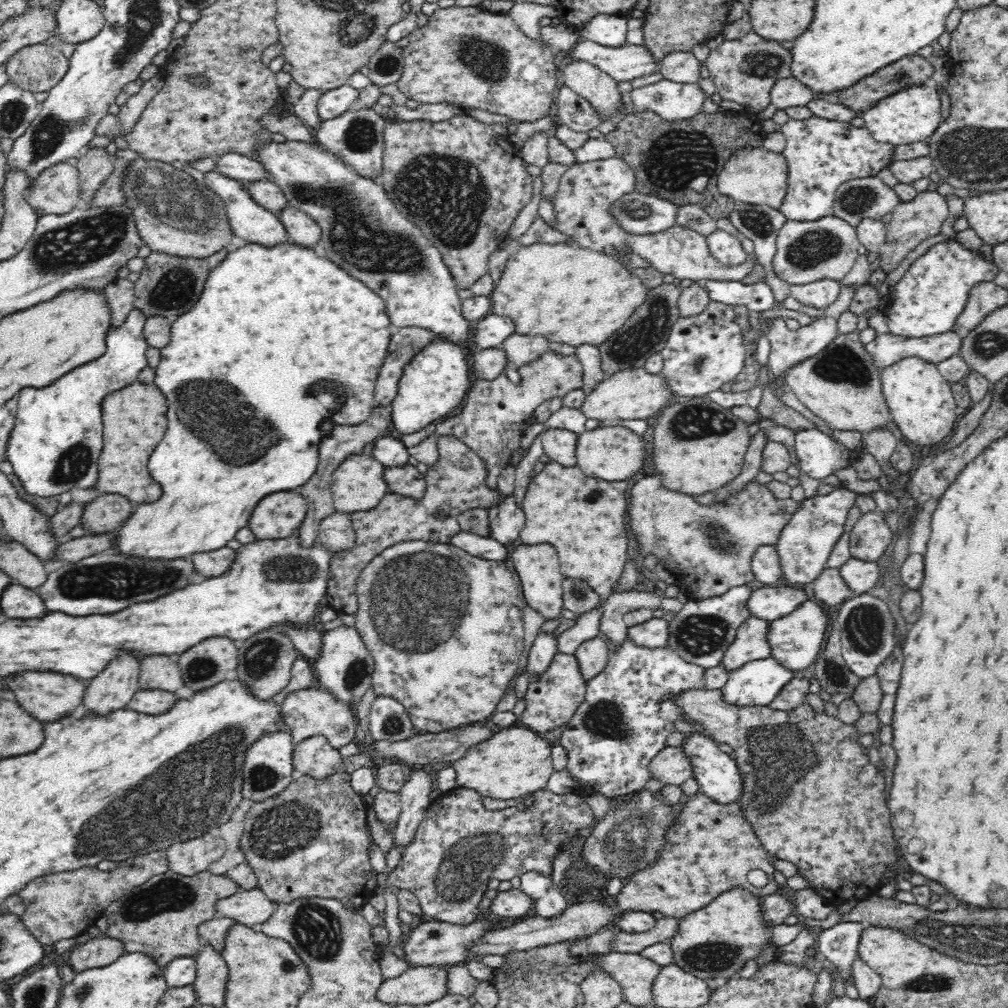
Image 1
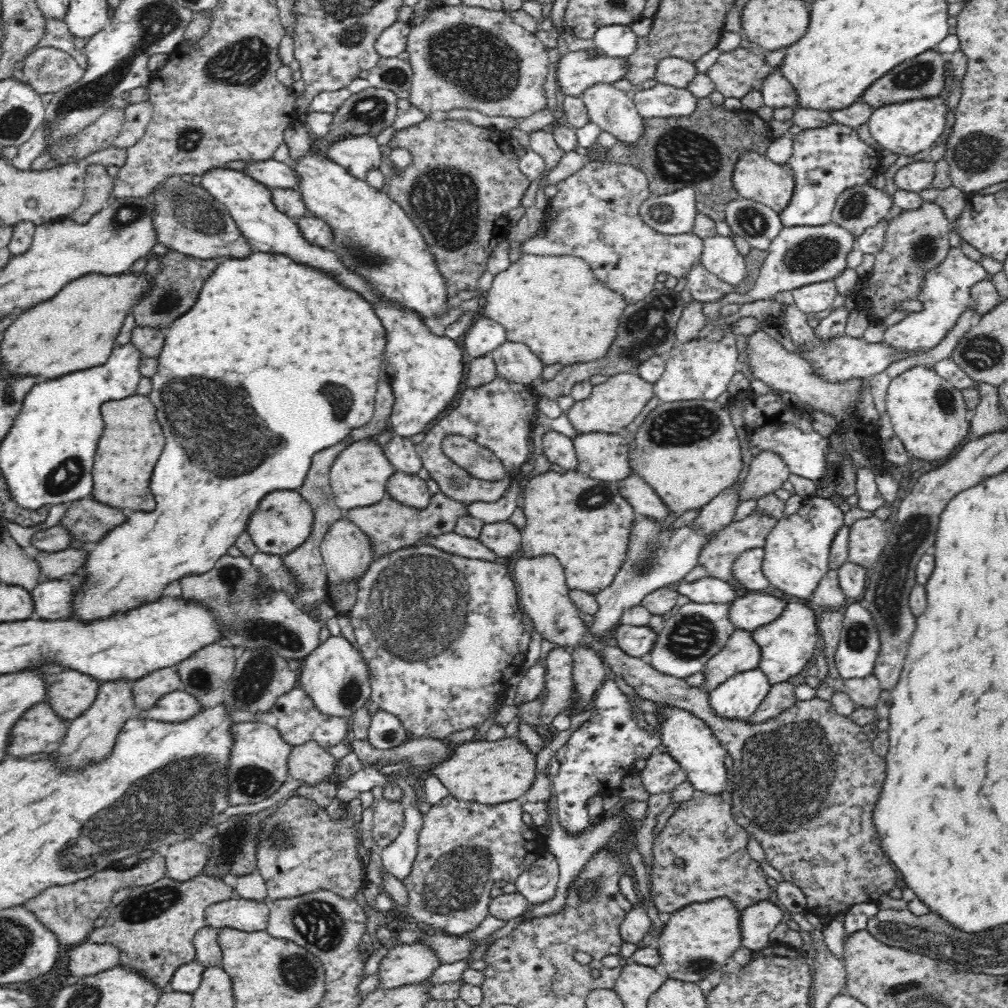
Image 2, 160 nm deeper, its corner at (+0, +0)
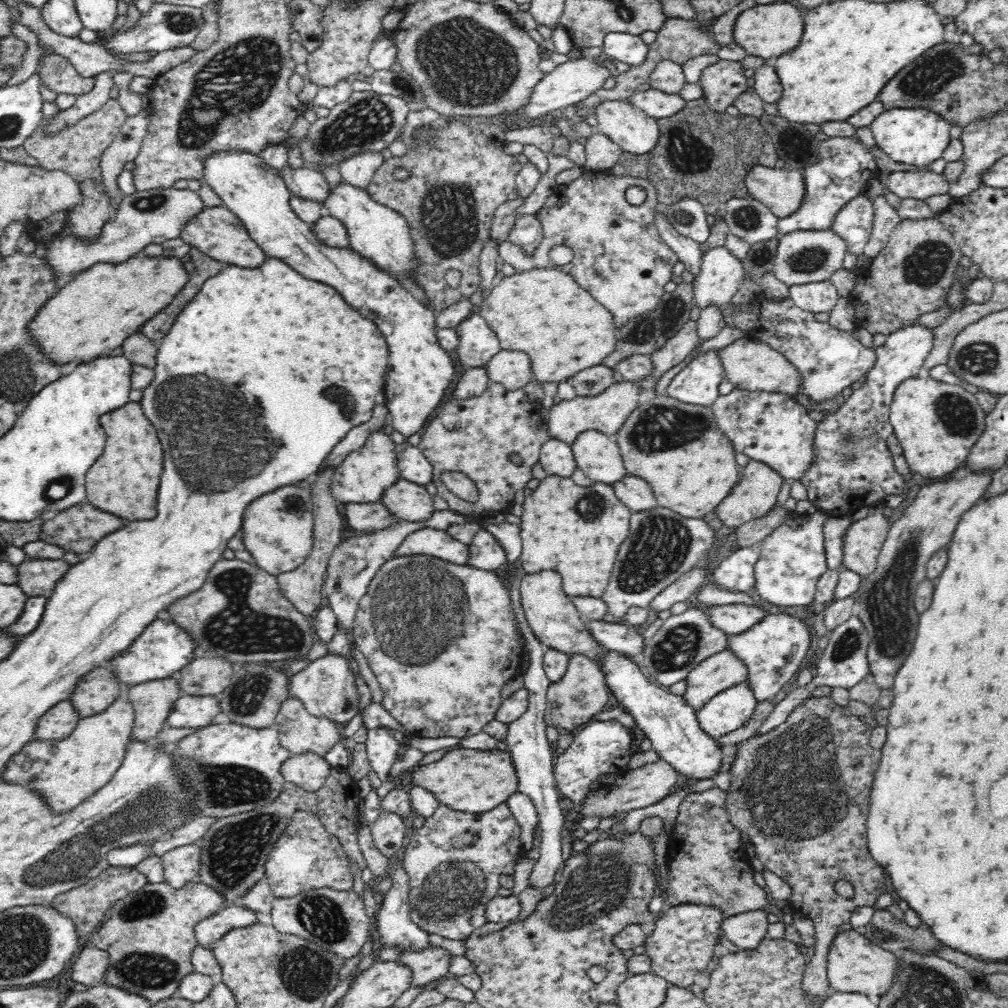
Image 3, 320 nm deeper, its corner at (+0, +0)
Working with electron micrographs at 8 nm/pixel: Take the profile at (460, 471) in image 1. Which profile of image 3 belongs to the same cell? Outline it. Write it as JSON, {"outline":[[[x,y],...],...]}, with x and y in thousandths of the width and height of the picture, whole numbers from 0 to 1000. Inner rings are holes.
{"outline":[[[379,498],[342,500],[341,514],[353,528],[370,528],[393,519]]]}

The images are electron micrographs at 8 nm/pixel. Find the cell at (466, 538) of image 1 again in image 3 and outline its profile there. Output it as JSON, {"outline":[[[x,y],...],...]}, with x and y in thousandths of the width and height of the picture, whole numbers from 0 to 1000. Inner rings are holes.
{"outline":[[[417,524],[399,537],[388,556],[407,552],[425,552],[446,560],[463,561],[465,542],[448,534],[442,527]]]}

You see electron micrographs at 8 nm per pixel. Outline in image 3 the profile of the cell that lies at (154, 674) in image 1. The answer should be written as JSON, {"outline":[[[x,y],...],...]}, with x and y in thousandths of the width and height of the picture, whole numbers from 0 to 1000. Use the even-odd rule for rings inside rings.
{"outline":[[[173,672],[151,675],[129,683],[128,697],[134,706],[130,733],[153,735],[165,718],[175,694],[183,689]]]}

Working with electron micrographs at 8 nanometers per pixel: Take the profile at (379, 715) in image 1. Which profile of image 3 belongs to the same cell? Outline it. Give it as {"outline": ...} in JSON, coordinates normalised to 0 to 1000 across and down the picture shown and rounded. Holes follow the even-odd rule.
{"outline":[[[374,721],[364,724],[362,741],[368,764],[381,775],[393,755],[393,748],[401,743],[402,738],[392,734],[379,721]]]}

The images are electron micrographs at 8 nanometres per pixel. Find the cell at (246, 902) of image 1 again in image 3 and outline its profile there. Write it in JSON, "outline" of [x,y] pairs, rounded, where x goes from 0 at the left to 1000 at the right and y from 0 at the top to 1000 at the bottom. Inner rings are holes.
{"outline":[[[228,898],[218,905],[199,913],[193,921],[195,937],[210,940],[217,931],[236,920],[248,919],[254,914],[254,906],[242,899]]]}

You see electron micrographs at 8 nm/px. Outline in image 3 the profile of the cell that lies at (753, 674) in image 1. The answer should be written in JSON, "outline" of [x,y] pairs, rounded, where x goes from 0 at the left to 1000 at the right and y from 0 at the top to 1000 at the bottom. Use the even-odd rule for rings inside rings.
{"outline":[[[739,676],[706,691],[690,708],[696,725],[712,734],[716,729],[738,720],[750,700],[748,688]]]}

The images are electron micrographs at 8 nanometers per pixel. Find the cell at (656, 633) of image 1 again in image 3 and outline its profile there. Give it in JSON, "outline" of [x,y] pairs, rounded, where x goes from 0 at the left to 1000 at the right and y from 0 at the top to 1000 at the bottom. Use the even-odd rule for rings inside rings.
{"outline":[[[597,615],[581,618],[587,634],[591,635],[599,644],[629,653],[635,652],[640,635],[631,626],[631,623],[619,620],[616,616],[603,618]]]}

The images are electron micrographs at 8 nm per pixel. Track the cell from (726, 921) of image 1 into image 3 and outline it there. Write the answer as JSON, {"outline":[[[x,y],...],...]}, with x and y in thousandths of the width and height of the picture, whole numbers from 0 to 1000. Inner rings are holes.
{"outline":[[[690,897],[662,898],[651,908],[649,922],[640,930],[639,947],[643,948],[646,964],[675,980],[687,978],[688,971],[696,969],[706,952],[706,941],[715,927],[714,915],[719,911],[714,902]]]}

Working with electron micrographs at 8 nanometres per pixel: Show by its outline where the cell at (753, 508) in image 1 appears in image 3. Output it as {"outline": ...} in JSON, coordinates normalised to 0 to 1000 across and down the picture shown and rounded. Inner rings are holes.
{"outline":[[[621,471],[617,476],[608,479],[610,491],[619,498],[619,500],[627,506],[627,508],[635,508],[637,506],[645,506],[649,502],[653,502],[651,492],[647,488],[647,484],[631,472]]]}

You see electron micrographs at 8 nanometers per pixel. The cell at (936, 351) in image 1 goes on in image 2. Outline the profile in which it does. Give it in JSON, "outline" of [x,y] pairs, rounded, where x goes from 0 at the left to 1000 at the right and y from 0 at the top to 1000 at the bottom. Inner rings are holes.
{"outline":[[[780,302],[779,307],[772,314],[764,313],[760,321],[778,324],[789,343],[788,350],[804,360],[810,372],[813,372],[819,380],[836,380],[845,376],[863,375],[872,369],[877,369],[882,361],[891,358],[893,352],[887,350],[886,345],[872,341],[861,341],[859,337],[845,335],[841,332],[829,333],[817,338],[811,333],[808,324],[802,322],[803,313],[796,310],[789,302]]]}

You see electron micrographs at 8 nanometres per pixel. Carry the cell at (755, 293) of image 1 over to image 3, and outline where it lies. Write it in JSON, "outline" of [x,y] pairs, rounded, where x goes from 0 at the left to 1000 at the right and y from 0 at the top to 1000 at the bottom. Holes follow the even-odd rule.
{"outline":[[[652,202],[649,222],[657,238],[669,249],[669,252],[673,253],[673,258],[679,260],[680,268],[691,273],[697,259],[694,242],[677,234],[670,227],[668,221],[661,215],[661,208],[657,208],[657,203]]]}

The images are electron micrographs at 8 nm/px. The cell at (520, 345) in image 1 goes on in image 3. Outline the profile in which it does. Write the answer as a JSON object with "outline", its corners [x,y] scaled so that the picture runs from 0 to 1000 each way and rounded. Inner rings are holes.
{"outline":[[[497,347],[481,363],[484,377],[511,388],[529,377],[526,354],[520,349]]]}

